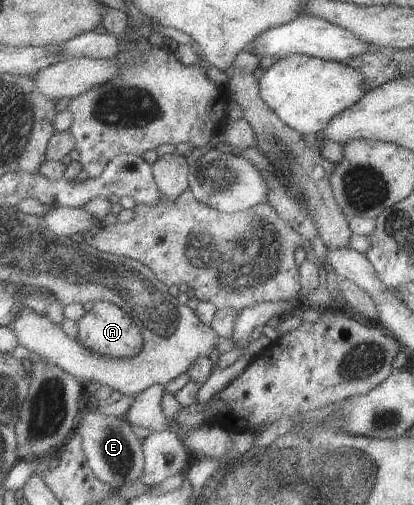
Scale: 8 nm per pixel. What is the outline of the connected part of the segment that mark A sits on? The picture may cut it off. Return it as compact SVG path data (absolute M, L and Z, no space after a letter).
M105 301L93 302L92 308L85 311L77 321L75 338L91 352L116 359L134 357L141 350L143 344L140 330L135 326L132 318L116 304Z

